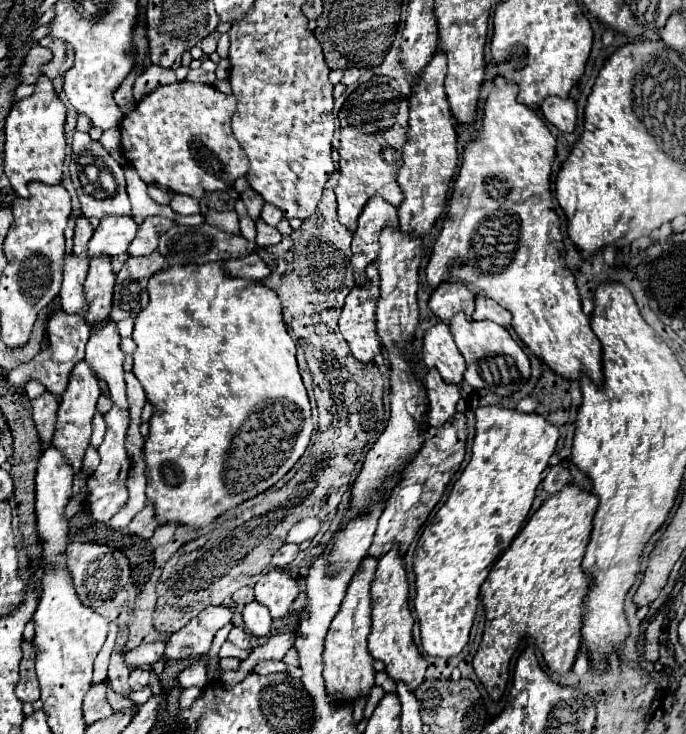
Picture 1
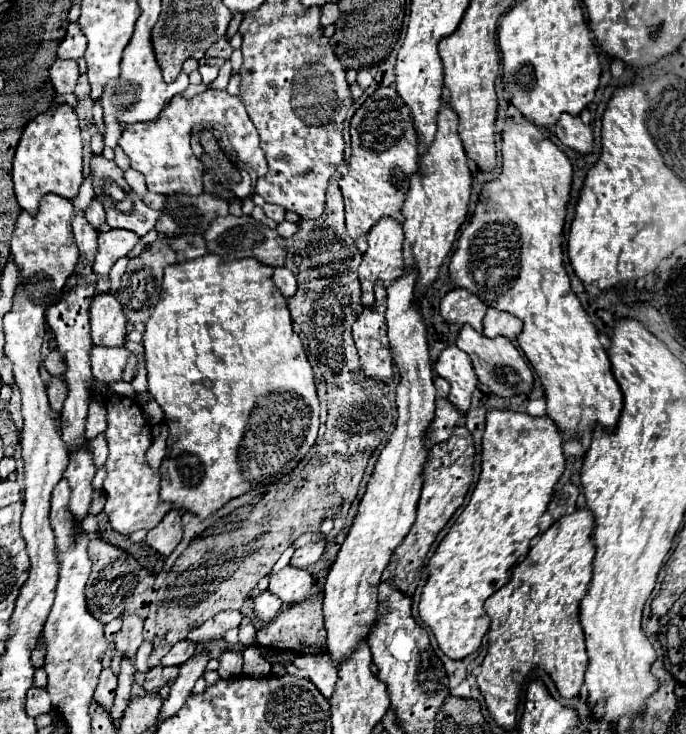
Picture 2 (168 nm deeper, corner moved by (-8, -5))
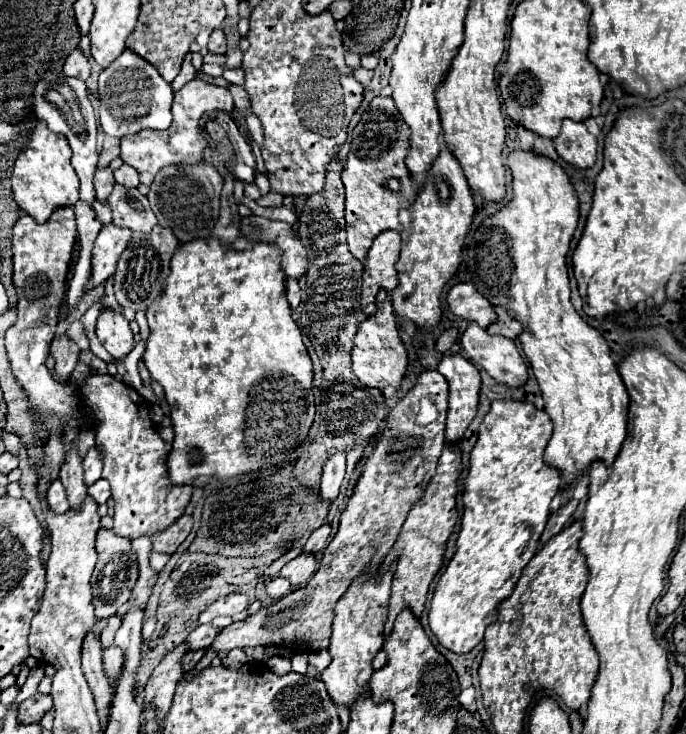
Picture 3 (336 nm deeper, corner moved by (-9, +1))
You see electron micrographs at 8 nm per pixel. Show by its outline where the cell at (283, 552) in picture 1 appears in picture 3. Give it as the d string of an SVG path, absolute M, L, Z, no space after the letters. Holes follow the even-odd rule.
M323 524L321 528L313 530L311 536L309 536L309 540L307 540L307 544L303 546L303 550L305 550L307 554L319 552L321 548L325 548L325 544L327 544L327 540L329 540L329 534L331 534L331 526L329 526L329 524Z

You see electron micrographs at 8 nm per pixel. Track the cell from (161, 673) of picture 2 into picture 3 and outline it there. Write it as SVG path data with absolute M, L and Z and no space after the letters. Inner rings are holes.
M197 650L197 652L187 652L185 656L183 656L183 660L181 660L181 666L183 666L183 672L189 672L189 670L193 670L195 668L195 664L203 658L203 654L205 654L205 650Z

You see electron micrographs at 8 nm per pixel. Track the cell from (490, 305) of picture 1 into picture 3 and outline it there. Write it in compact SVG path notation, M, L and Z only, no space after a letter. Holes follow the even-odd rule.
M495 308L495 314L497 314L497 320L487 328L487 332L517 340L517 336L521 334L521 324L513 316L509 316L507 310L503 308Z

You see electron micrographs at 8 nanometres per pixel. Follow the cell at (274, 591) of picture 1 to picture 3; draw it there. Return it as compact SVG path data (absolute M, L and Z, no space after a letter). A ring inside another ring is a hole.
M303 552L301 556L297 556L297 558L293 558L291 562L287 562L287 564L281 568L279 576L287 578L293 588L299 588L299 586L307 584L307 582L313 578L315 572L317 572L317 560L313 558L313 554L305 554L305 552Z

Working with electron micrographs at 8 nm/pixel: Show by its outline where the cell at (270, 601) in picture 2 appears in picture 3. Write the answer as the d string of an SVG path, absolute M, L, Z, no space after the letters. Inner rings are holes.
M281 576L273 578L273 580L267 584L267 594L269 594L271 600L279 600L279 598L283 598L289 590L291 590L291 584L289 584L285 578L281 578Z

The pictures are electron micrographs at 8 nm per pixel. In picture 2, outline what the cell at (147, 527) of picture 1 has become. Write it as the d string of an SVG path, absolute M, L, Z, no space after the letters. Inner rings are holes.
M170 510L170 512L164 516L164 520L162 520L156 528L152 528L152 530L148 532L146 544L152 546L152 548L154 548L158 554L162 554L164 558L170 556L170 554L176 550L176 546L180 544L182 534L184 534L184 530L180 528L180 522L182 522L180 510Z

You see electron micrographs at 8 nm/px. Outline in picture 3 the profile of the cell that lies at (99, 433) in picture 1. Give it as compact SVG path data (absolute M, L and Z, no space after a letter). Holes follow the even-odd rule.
M97 446L89 448L89 452L83 458L83 468L85 468L85 482L91 486L95 480L101 478L101 468L103 468L103 456L99 454Z

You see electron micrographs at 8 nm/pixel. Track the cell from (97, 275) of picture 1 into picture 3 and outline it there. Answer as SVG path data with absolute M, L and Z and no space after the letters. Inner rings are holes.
M105 308L97 318L97 338L113 358L125 358L133 348L129 320L111 308Z

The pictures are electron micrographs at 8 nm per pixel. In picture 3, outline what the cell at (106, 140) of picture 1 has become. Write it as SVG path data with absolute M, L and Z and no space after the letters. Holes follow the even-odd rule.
M123 50L123 54L101 72L99 76L99 100L103 102L99 108L99 122L103 126L103 132L107 136L117 136L123 138L131 132L137 132L141 128L153 128L153 130L165 130L171 126L171 102L173 102L173 88L169 82L161 78L155 66L151 66L147 60L143 60L139 54L133 50ZM105 102L147 102L147 116L141 106L139 116L133 120L127 118L117 118L115 116L115 106L105 104Z

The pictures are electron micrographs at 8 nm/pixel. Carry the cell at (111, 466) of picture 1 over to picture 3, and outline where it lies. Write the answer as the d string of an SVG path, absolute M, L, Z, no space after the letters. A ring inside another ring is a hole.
M91 374L79 390L81 406L97 418L95 438L103 454L103 478L111 484L115 502L113 532L125 538L157 534L185 512L191 486L173 486L167 476L167 454L171 444L163 442L149 416L149 402L125 382L113 376Z

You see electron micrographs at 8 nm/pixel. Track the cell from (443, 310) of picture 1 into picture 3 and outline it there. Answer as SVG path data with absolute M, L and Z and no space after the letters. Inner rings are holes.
M459 282L455 284L449 294L447 294L447 304L449 310L465 320L477 322L481 328L487 328L489 324L495 322L495 312L493 306L483 298L471 282Z

